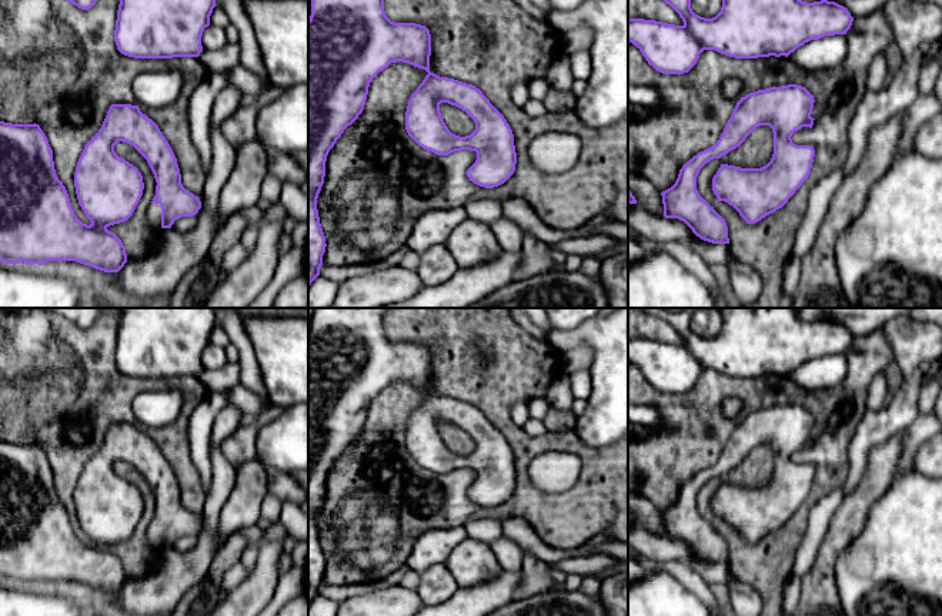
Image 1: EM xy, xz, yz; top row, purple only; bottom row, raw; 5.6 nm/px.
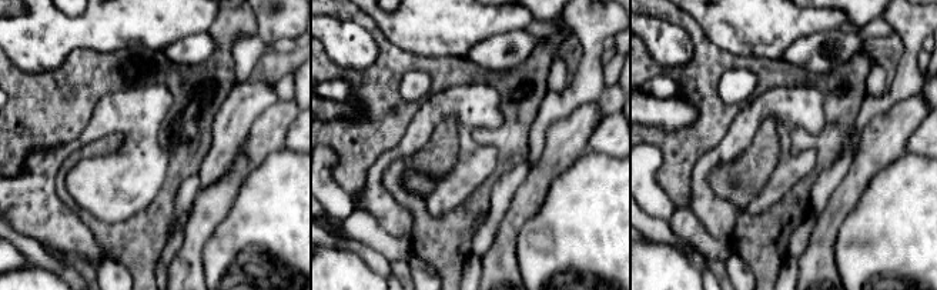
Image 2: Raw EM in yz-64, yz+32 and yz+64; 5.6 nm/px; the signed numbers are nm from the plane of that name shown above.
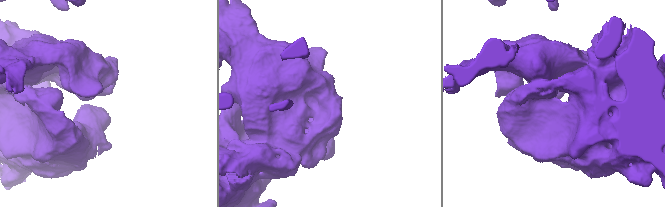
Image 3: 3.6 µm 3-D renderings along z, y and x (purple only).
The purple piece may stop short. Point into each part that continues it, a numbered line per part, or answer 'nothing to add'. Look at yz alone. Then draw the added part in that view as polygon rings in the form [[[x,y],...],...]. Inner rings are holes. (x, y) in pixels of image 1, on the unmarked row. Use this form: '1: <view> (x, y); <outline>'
nothing to add

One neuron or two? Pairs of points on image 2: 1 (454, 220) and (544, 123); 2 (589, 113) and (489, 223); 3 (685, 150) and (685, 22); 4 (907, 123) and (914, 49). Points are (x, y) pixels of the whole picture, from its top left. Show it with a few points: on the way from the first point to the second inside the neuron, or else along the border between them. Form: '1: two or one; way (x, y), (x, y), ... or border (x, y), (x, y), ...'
1: two; border (541, 107), (531, 126), (528, 157)
2: two; border (529, 169), (498, 227)
3: one; way (703, 119), (703, 53)
4: two; border (922, 90), (897, 100), (880, 113)

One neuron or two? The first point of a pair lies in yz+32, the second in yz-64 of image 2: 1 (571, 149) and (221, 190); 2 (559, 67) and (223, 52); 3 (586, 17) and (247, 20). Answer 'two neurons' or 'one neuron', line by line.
1: one neuron
2: two neurons
3: two neurons

